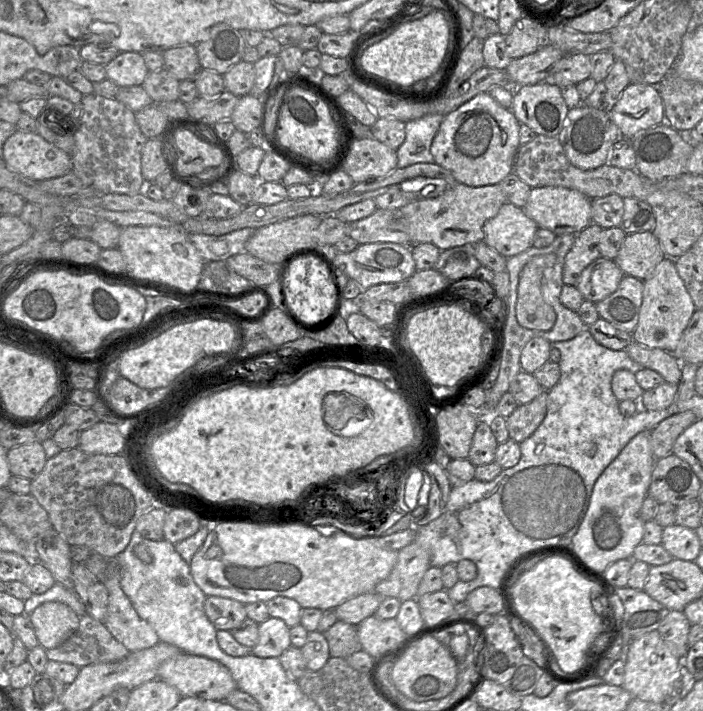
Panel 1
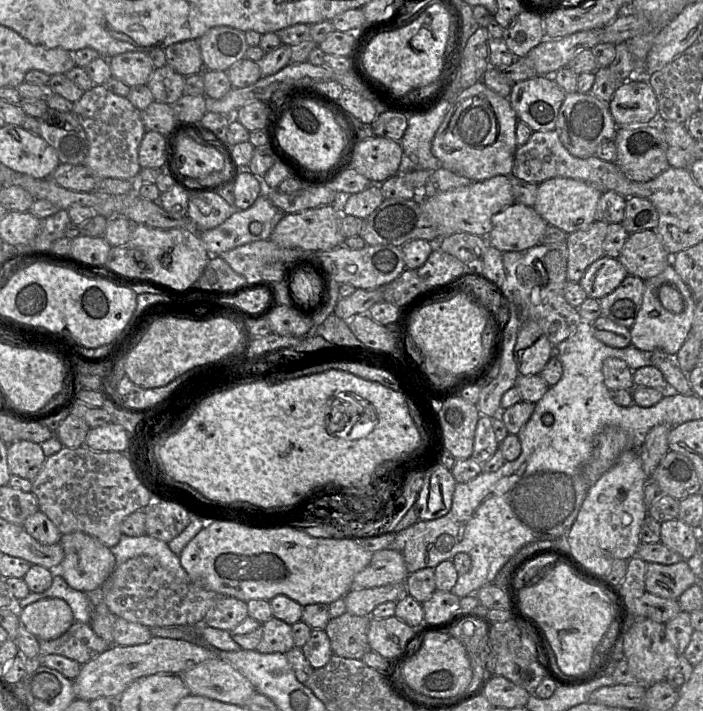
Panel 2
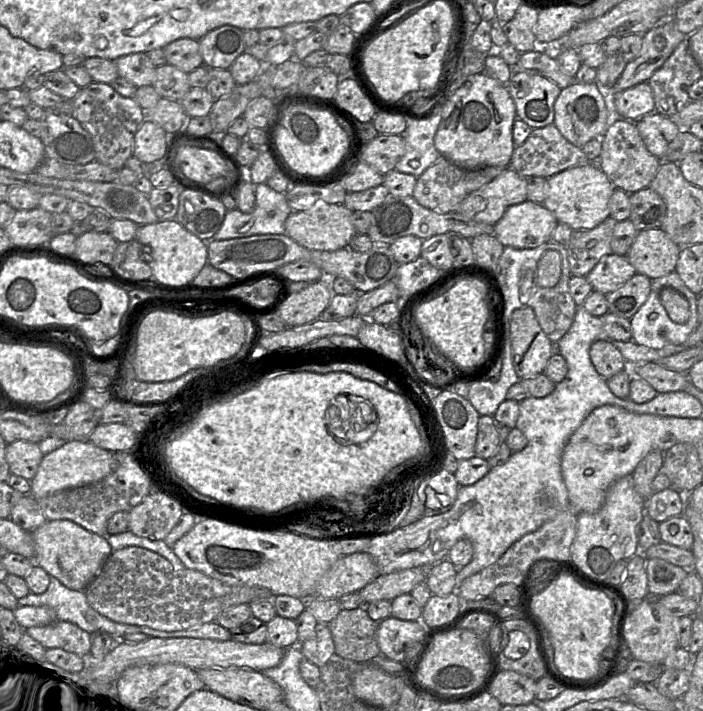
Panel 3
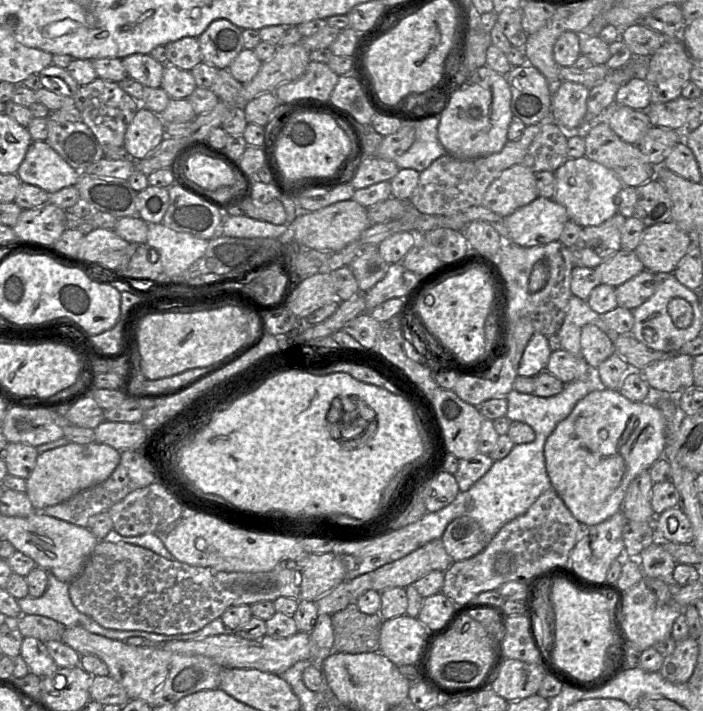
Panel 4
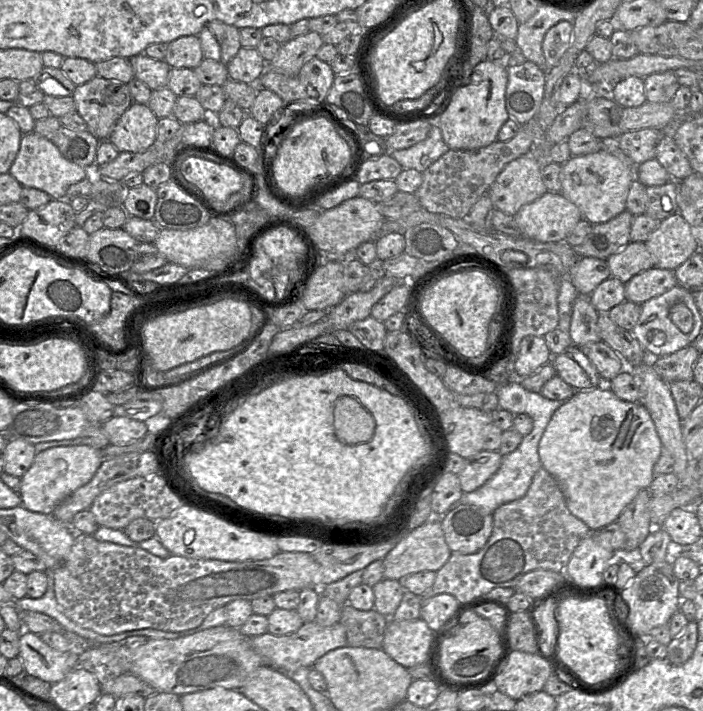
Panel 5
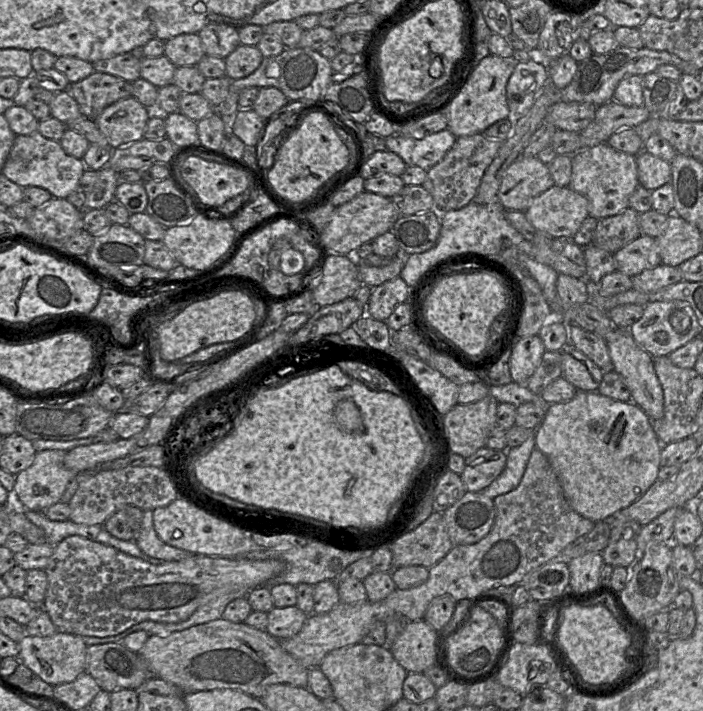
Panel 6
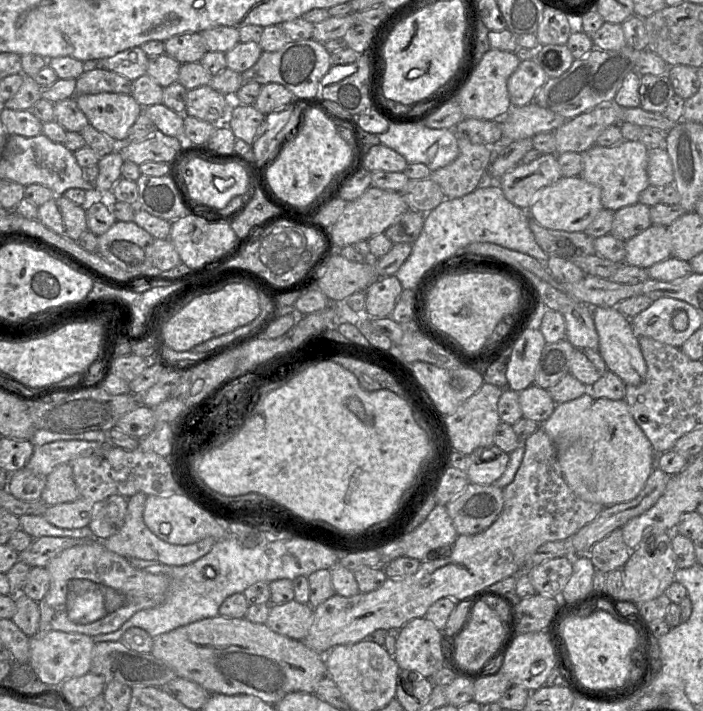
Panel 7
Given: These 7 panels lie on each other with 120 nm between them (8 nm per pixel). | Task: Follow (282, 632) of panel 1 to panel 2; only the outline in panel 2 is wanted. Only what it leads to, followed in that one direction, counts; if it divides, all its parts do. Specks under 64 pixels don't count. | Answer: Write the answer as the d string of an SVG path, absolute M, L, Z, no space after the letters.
M271 617L263 623L263 635L256 650L260 653L286 653L294 647L292 626Z

